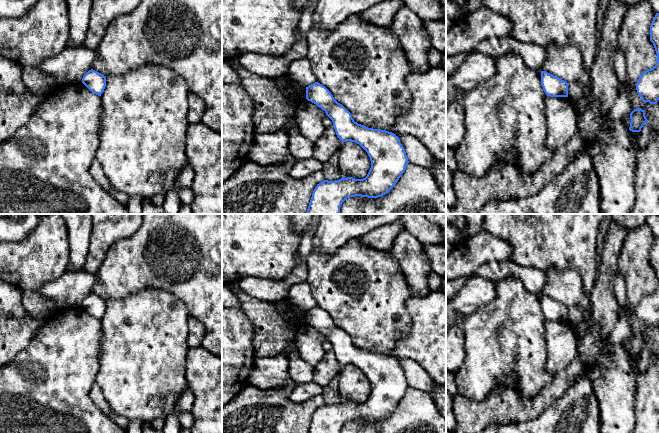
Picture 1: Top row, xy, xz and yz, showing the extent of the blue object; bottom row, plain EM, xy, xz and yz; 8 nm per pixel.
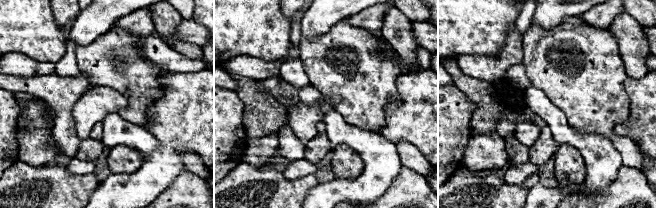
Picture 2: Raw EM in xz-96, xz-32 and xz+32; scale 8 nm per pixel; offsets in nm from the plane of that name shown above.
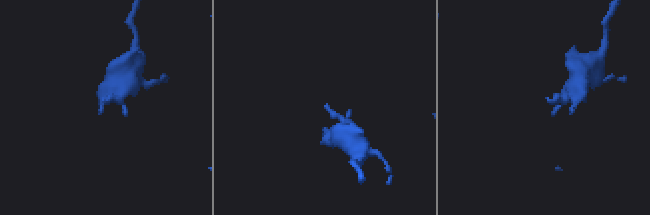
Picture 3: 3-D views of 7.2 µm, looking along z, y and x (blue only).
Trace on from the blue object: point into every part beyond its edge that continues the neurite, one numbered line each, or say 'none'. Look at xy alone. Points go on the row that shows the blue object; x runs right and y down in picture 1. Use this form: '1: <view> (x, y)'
none

